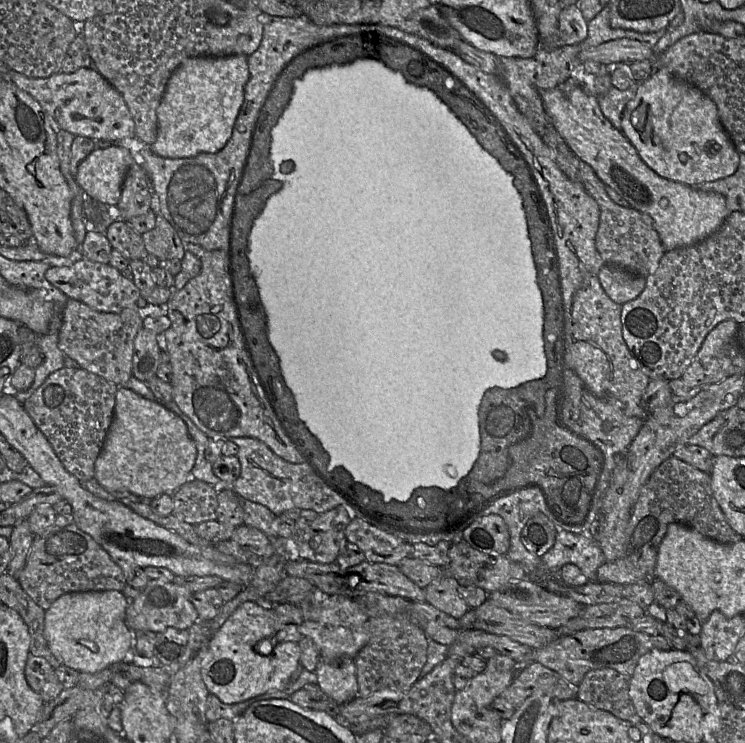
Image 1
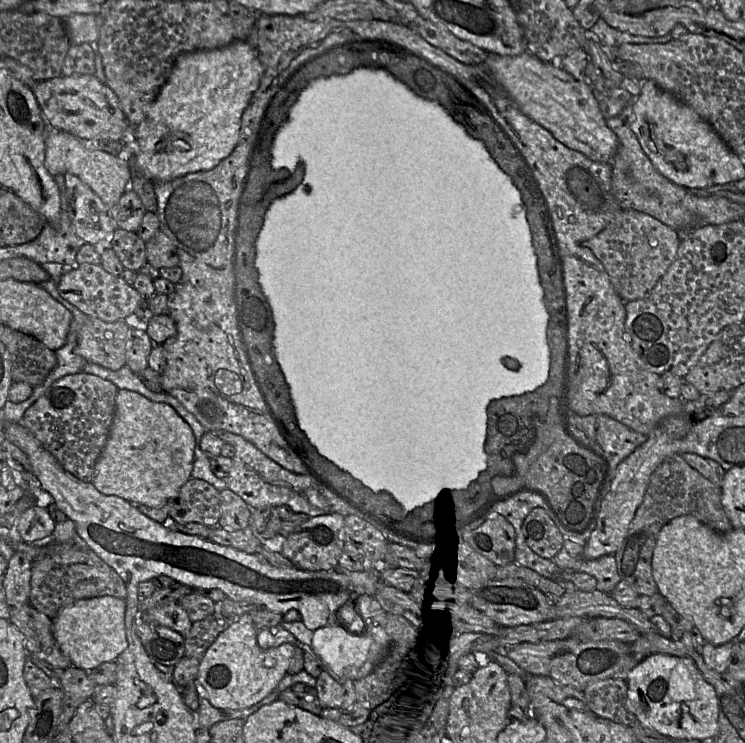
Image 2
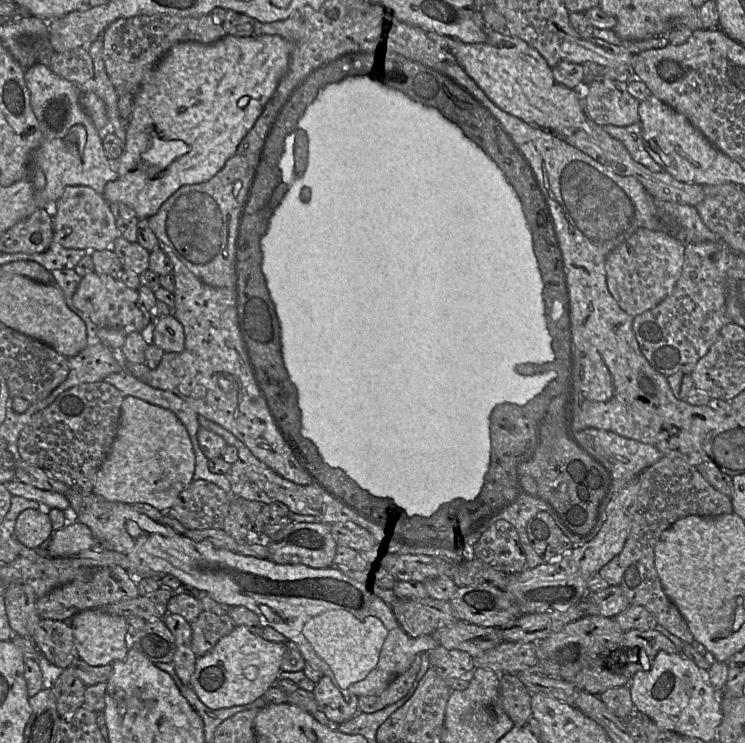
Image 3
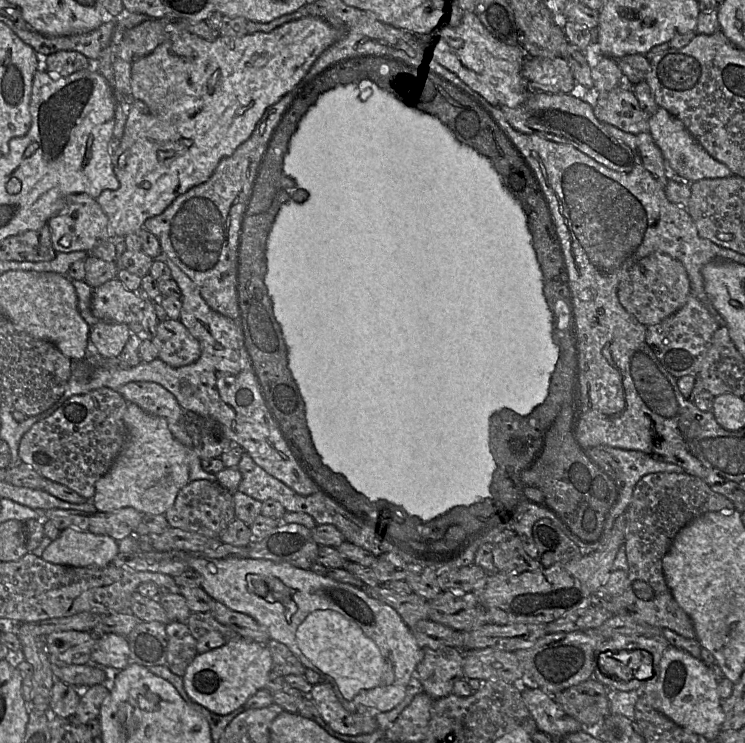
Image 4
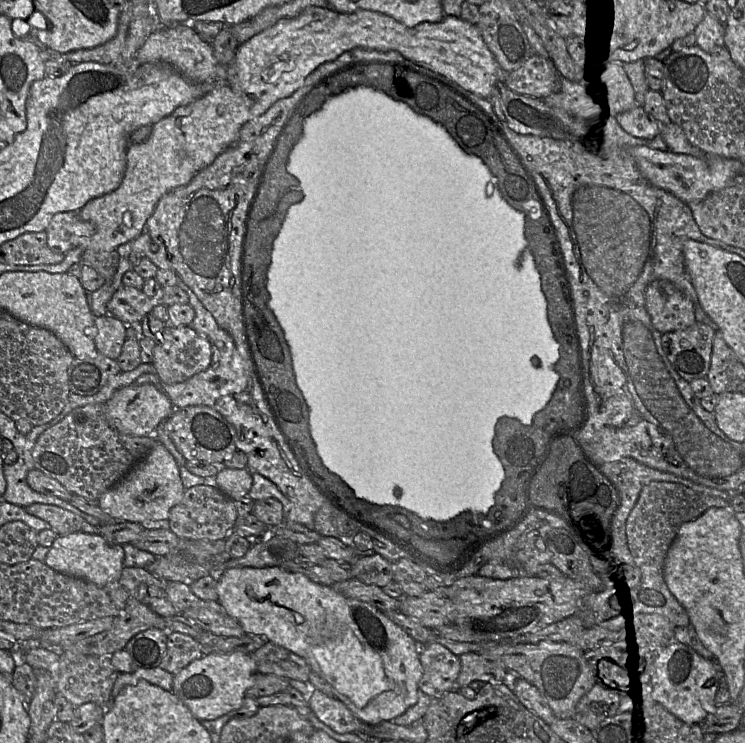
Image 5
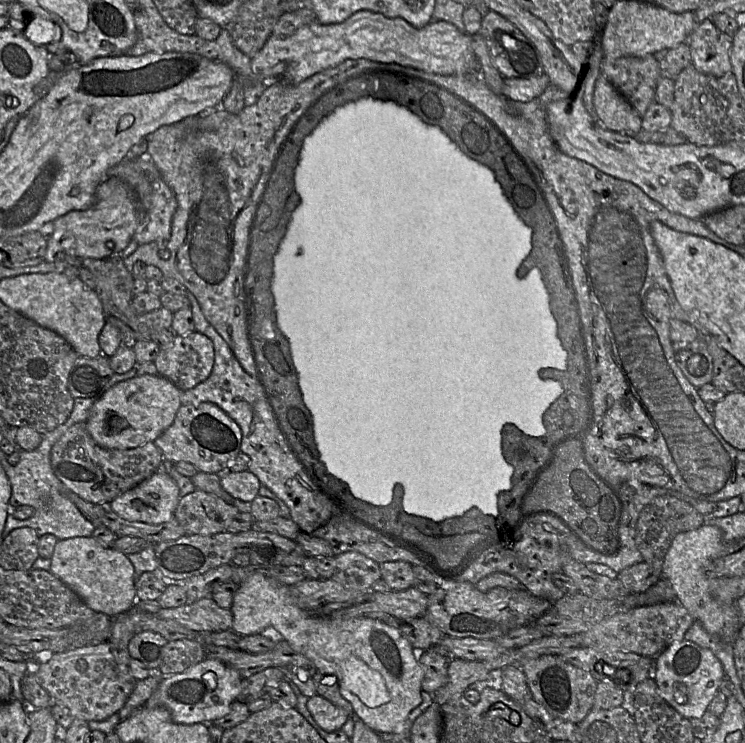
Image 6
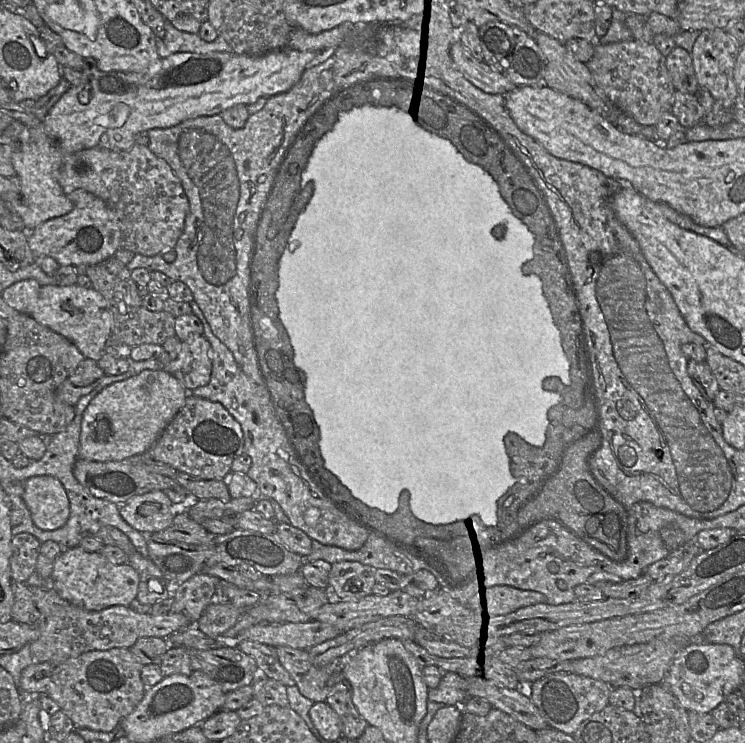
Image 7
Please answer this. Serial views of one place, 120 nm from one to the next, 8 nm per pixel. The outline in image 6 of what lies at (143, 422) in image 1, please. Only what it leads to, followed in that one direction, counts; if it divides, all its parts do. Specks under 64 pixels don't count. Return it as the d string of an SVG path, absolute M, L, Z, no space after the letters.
M160 470L110 502L112 510L131 522L162 524L174 518L180 500L175 480Z

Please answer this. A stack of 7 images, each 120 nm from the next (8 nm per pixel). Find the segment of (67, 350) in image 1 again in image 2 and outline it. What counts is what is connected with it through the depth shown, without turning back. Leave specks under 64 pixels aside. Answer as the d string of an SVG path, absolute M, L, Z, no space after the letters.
M89 317L79 330L77 354L88 363L119 370L126 365L131 331L125 320L105 322Z

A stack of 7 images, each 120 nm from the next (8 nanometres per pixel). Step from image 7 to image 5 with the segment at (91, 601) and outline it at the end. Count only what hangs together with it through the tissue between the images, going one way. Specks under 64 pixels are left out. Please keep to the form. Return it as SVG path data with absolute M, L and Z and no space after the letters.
M76 532L59 535L50 547L45 563L60 573L87 580L97 586L106 586L117 581L122 574L124 549L122 545L109 543L100 534Z

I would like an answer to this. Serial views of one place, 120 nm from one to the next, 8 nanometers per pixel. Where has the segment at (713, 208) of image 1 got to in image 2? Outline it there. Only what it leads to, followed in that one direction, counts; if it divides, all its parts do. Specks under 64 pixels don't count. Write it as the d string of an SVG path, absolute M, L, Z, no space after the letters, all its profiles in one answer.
M526 51L515 56L488 54L485 66L522 113L547 129L559 142L595 162L611 164L619 148L590 86L561 68Z

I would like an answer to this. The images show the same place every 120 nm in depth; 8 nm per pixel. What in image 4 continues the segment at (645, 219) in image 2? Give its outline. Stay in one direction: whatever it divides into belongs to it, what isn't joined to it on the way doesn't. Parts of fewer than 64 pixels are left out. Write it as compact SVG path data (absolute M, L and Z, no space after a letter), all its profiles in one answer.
M655 252L638 260L618 285L617 296L624 309L646 327L662 322L684 306L690 284L684 266L671 256Z

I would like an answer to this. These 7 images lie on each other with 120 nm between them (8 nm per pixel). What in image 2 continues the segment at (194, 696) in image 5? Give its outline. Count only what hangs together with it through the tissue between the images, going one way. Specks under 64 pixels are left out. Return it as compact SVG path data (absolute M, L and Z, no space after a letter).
M245 613L219 634L201 658L196 682L201 689L201 697L207 698L215 708L231 710L249 708L267 697L288 674L295 645L284 643L277 647L262 648L258 644L258 632L250 613Z

